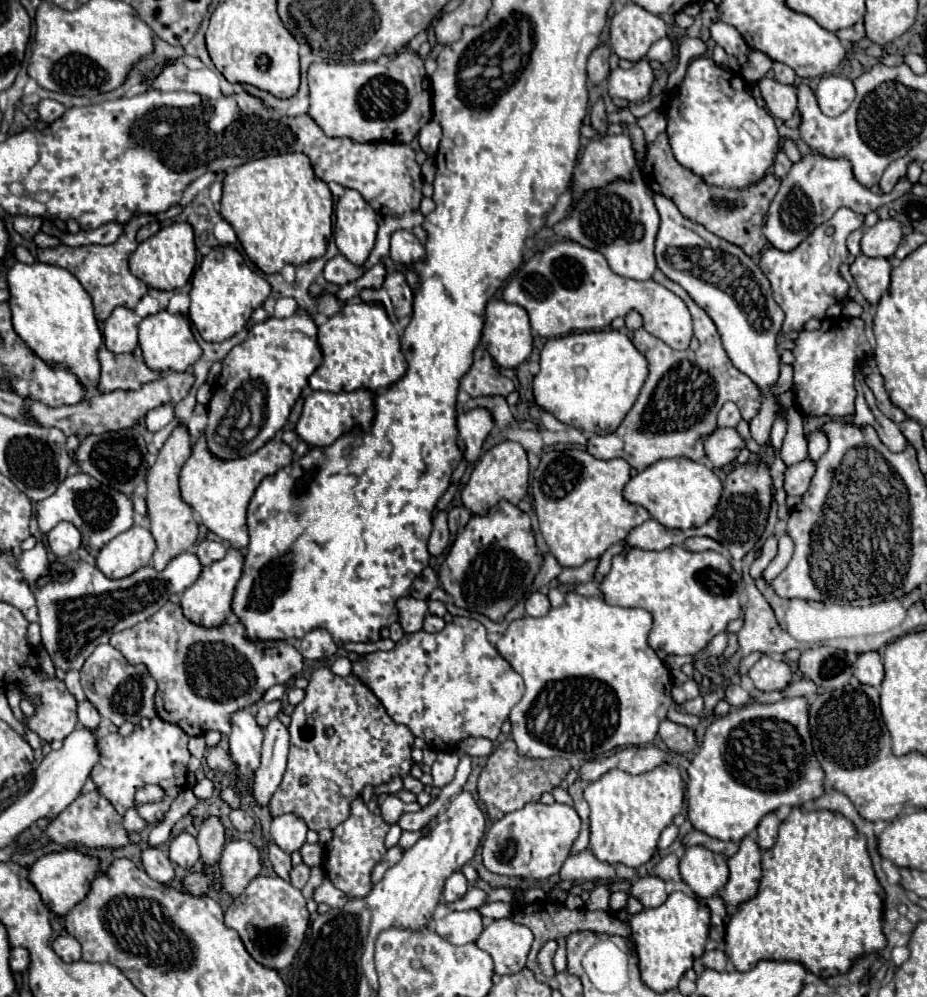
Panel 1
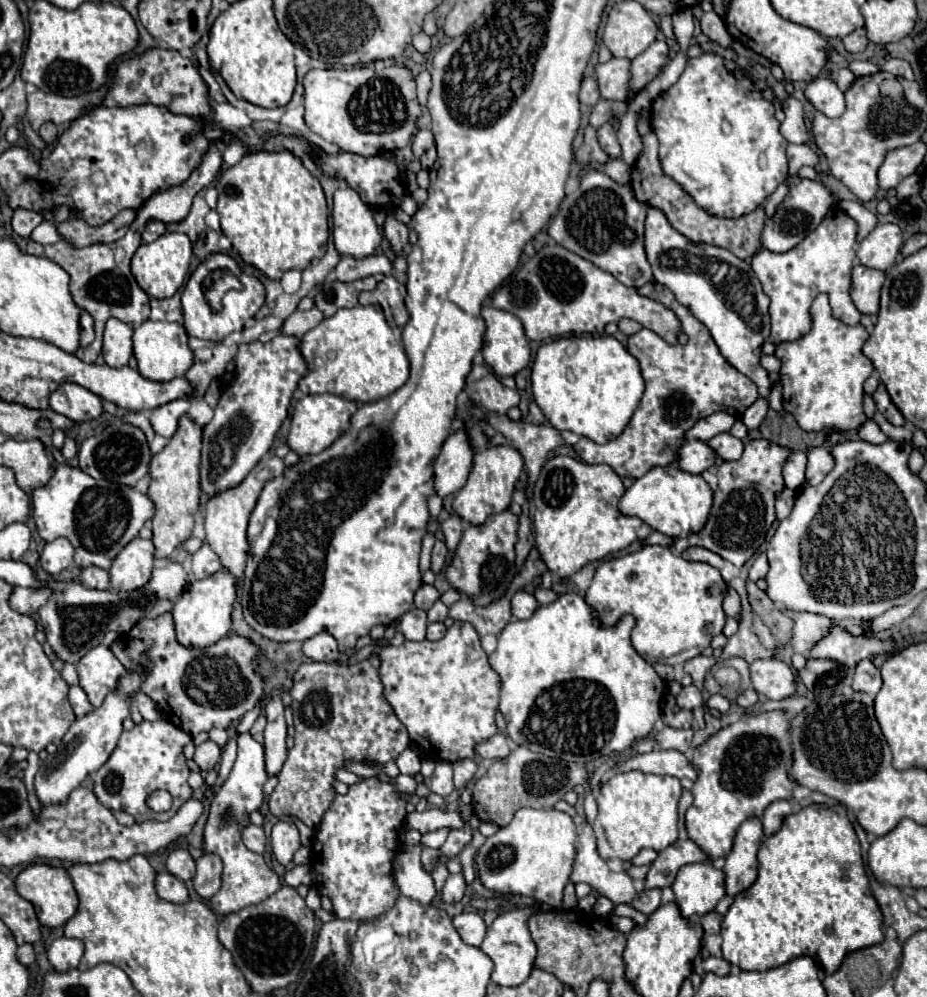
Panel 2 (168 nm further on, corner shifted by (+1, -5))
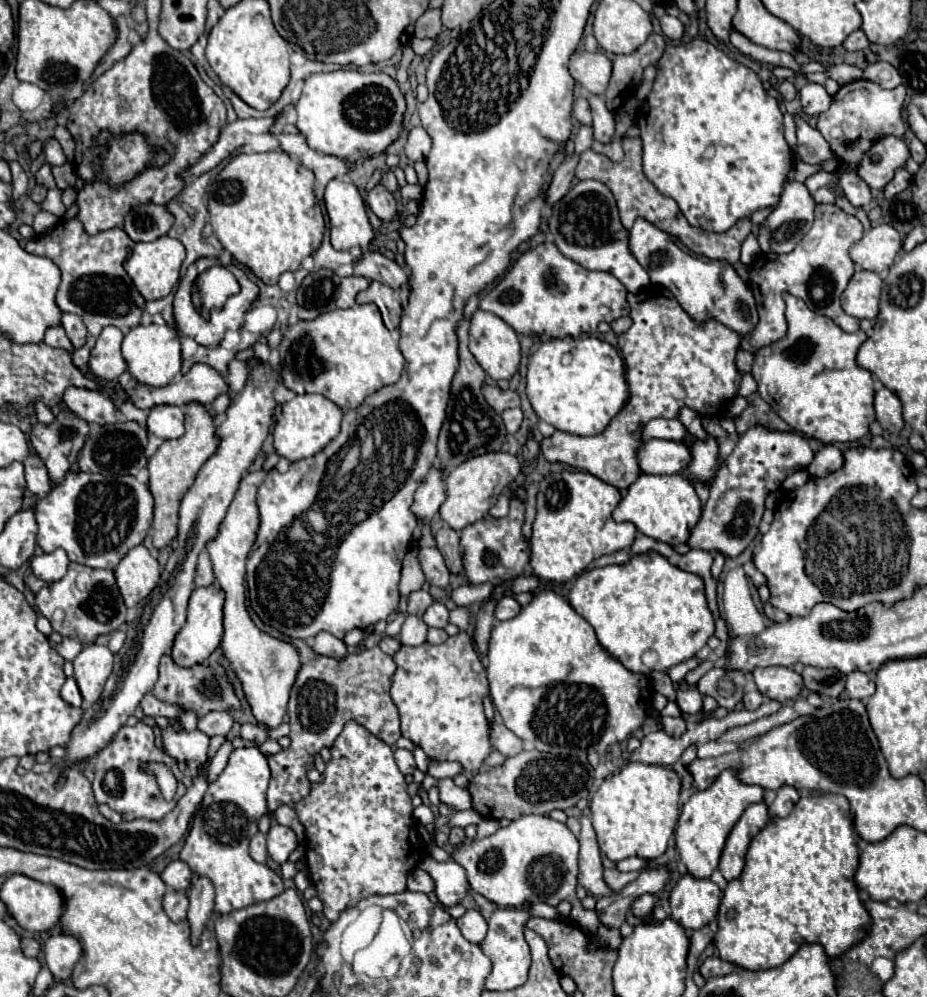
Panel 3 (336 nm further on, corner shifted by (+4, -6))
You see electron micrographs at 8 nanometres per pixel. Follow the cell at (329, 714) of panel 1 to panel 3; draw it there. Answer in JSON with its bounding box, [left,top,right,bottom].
[268,646,402,812]

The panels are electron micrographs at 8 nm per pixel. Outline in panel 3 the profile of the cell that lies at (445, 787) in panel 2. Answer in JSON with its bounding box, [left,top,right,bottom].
[436,778,472,810]

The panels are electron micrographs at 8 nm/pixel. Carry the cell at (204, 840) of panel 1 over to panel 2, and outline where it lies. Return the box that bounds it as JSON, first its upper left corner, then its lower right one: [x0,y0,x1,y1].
[193,855,221,899]

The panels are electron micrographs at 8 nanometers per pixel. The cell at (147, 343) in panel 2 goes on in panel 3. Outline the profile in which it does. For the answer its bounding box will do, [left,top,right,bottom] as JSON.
[122,324,182,388]

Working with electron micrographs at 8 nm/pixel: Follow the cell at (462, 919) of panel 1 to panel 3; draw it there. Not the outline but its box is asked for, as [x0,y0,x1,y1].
[456,910,486,944]

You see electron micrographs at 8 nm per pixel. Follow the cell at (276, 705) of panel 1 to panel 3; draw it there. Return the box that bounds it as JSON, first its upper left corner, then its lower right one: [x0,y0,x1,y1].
[240,724,268,744]

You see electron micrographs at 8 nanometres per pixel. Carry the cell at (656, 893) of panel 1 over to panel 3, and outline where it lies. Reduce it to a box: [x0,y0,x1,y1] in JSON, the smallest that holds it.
[632,894,656,918]

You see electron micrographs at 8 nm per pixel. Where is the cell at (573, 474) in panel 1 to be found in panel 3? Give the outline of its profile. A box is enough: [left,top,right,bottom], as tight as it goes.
[530,470,636,582]

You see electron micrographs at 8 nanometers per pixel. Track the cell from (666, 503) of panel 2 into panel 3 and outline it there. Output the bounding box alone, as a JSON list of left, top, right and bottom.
[614,474,702,546]

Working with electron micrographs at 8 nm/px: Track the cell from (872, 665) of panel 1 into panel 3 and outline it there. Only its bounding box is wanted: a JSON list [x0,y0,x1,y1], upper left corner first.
[846,670,876,700]

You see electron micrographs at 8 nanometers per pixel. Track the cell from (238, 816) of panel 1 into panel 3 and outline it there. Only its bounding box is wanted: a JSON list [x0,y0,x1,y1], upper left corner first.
[250,832,266,862]

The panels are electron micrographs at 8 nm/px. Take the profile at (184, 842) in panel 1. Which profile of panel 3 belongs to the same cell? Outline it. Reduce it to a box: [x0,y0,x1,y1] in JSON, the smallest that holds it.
[162,860,192,890]

